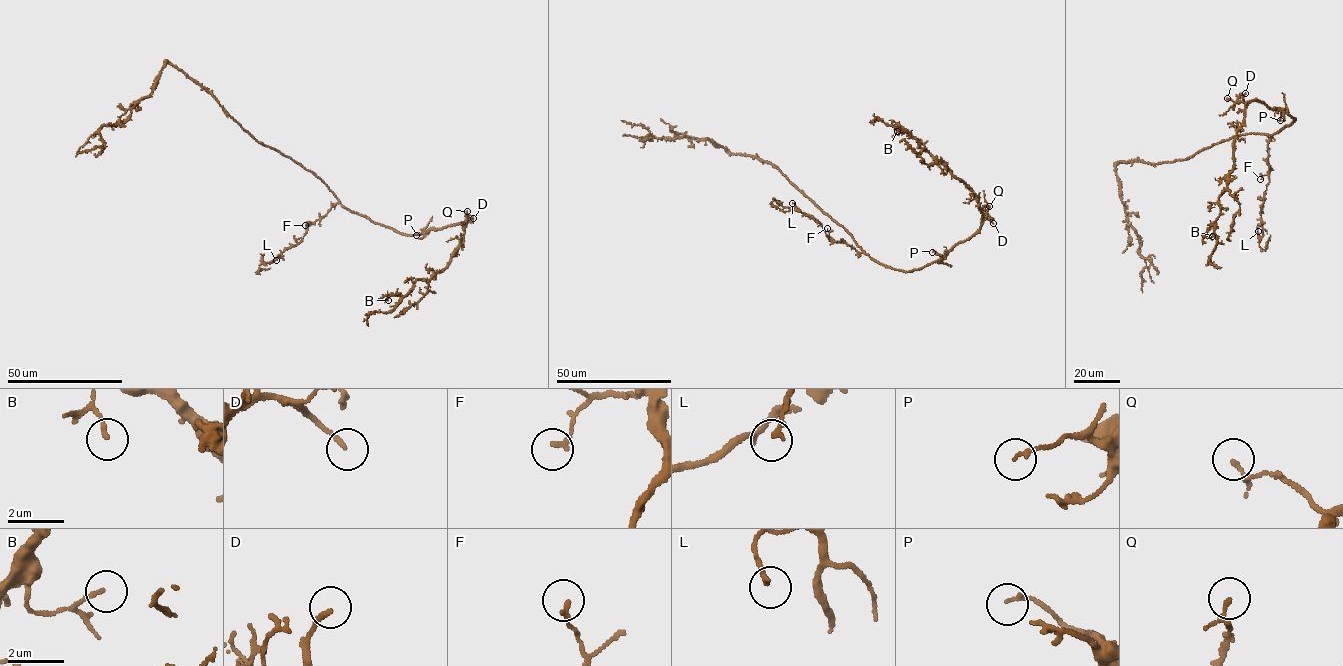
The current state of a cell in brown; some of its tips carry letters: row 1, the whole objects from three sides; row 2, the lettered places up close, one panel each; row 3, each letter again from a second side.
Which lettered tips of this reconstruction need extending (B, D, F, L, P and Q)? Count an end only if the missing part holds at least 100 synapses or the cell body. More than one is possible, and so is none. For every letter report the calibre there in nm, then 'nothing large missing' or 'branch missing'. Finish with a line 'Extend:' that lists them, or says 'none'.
B: 130 nm thick; nothing large missing
D: 150 nm thick; branch missing
F: 160 nm thick; nothing large missing
L: 170 nm thick; nothing large missing
P: 130 nm thick; nothing large missing
Q: 110 nm thick; nothing large missing
Extend: D

